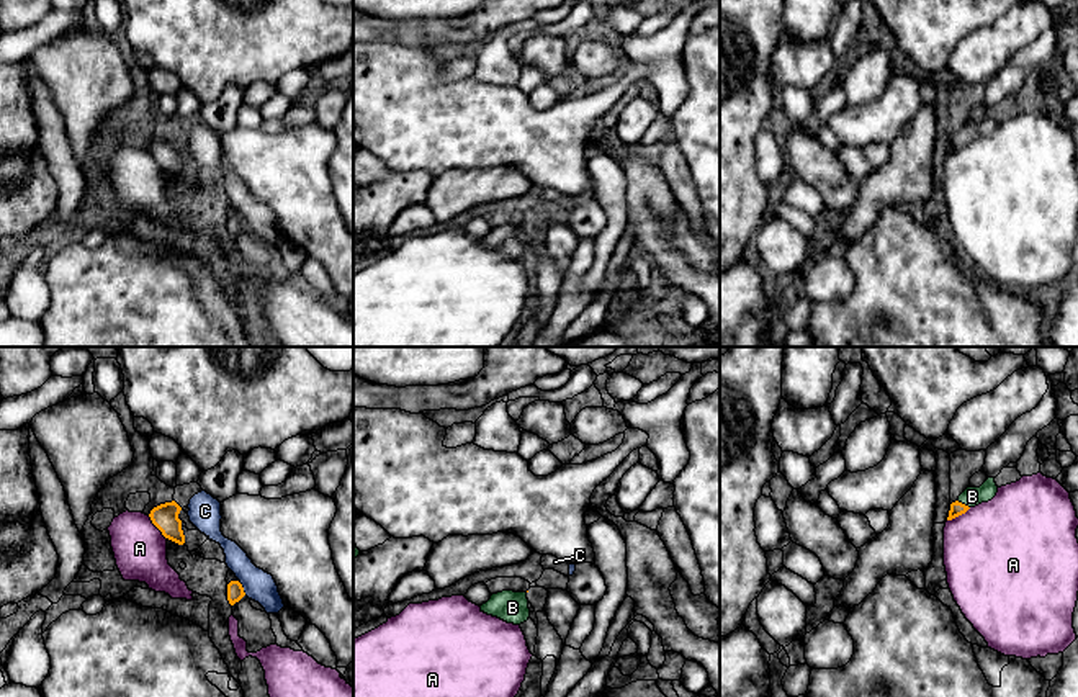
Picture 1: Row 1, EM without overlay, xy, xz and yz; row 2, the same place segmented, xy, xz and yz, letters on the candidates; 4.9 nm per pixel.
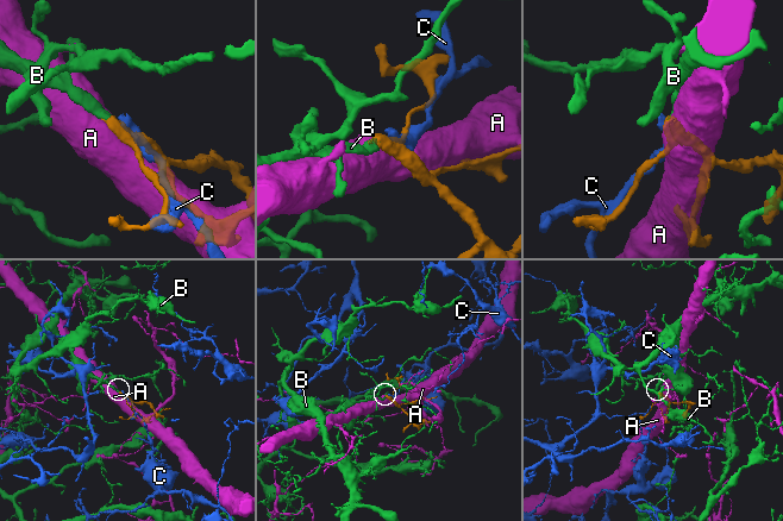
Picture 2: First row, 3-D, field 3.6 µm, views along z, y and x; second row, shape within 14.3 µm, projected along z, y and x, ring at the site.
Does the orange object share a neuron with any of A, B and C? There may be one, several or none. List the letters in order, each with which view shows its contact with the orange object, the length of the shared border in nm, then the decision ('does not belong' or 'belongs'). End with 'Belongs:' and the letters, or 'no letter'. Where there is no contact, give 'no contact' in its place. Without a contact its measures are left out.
A: xy | 150 nm | does not belong
B: yz | 80 nm | belongs
C: xy | 70 nm | does not belong
Belongs: B

